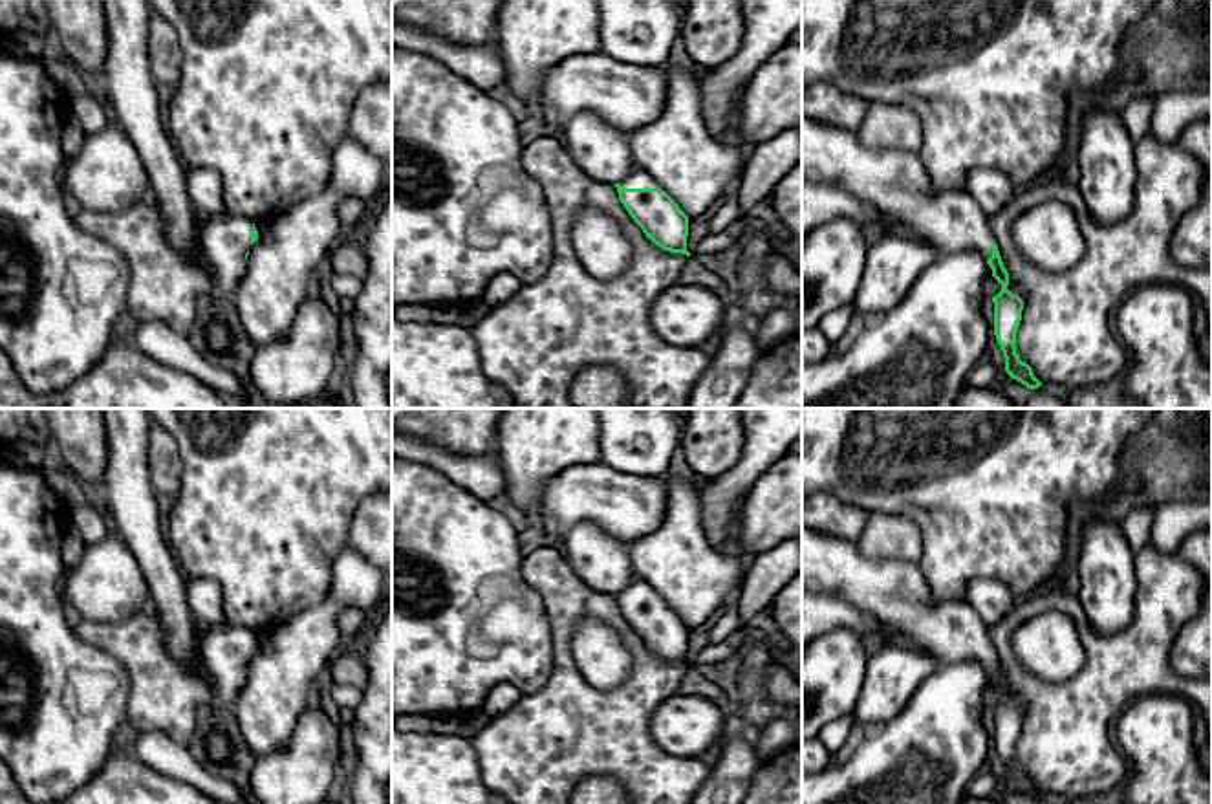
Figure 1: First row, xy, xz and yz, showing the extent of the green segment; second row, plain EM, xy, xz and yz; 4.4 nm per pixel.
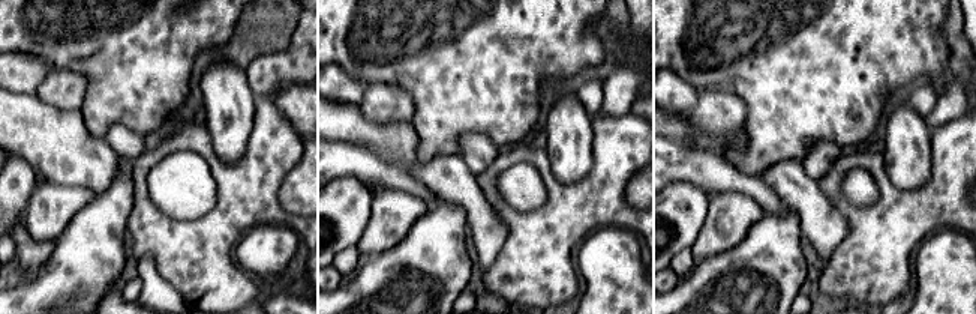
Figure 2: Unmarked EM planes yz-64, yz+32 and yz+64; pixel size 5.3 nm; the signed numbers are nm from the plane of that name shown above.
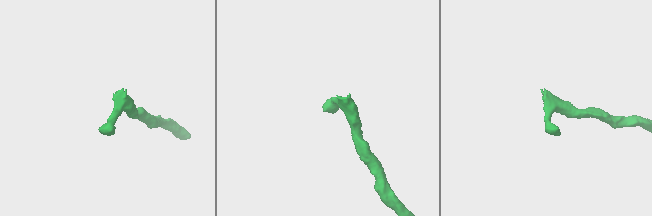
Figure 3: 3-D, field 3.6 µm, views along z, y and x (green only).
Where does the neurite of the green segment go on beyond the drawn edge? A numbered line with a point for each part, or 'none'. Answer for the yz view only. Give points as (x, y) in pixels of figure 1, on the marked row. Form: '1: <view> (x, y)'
1: yz (896, 182)

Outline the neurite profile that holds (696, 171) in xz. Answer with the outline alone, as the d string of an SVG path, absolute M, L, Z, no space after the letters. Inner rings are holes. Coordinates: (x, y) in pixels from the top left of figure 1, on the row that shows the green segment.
M670 62L665 71L665 108L655 121L628 132L632 158L688 218L699 216L734 190L743 168L741 152L707 132L696 77Z

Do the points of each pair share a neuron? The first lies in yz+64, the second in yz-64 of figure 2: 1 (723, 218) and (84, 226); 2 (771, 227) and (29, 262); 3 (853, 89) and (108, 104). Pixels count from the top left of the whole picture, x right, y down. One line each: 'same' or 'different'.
1: different
2: different
3: same

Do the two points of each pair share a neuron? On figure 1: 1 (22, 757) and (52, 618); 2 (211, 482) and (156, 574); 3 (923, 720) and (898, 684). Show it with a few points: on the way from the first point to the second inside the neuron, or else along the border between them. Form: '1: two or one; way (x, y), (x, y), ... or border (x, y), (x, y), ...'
1: one; way (39, 722), (44, 698), (50, 693), (50, 652)
2: two; border (163, 526), (163, 537), (183, 572)
3: two; border (938, 667), (898, 715), (876, 726)

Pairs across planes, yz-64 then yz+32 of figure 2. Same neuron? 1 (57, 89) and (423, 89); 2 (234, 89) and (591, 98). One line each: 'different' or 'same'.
1: different
2: different

